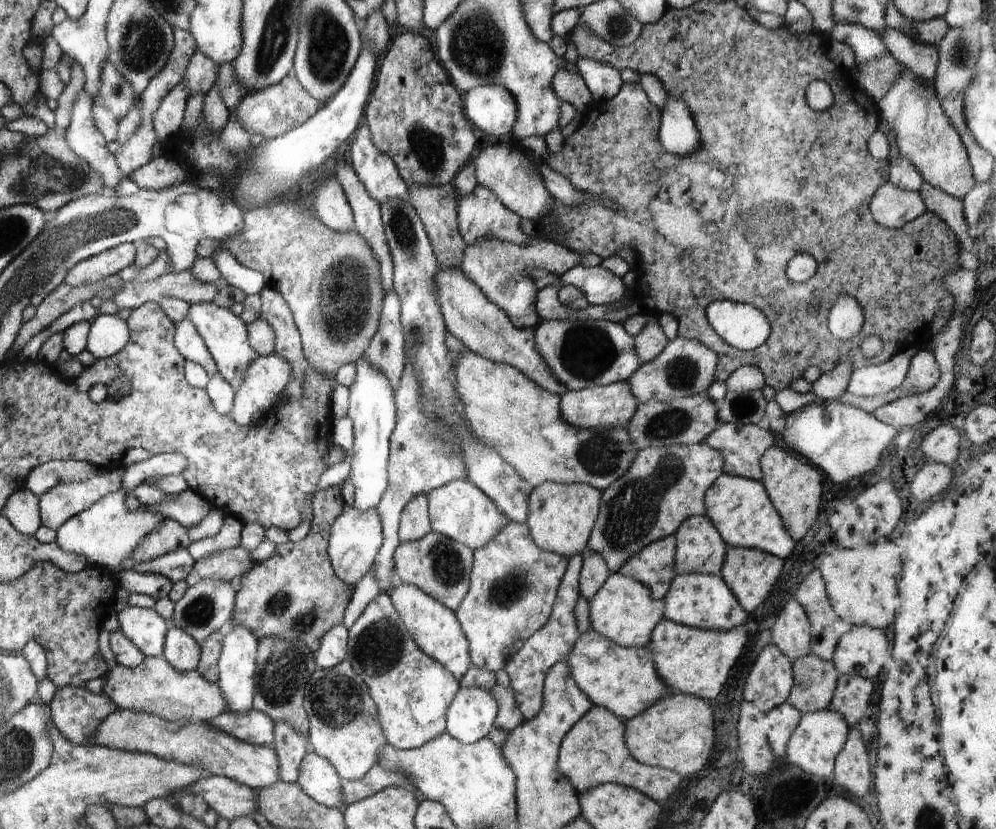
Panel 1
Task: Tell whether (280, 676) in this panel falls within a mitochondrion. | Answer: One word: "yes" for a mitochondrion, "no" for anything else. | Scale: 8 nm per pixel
yes

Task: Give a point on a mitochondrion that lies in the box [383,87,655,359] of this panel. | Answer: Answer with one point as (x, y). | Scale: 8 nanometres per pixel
(427, 147)

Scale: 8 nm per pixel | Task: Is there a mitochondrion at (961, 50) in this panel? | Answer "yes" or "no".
yes

